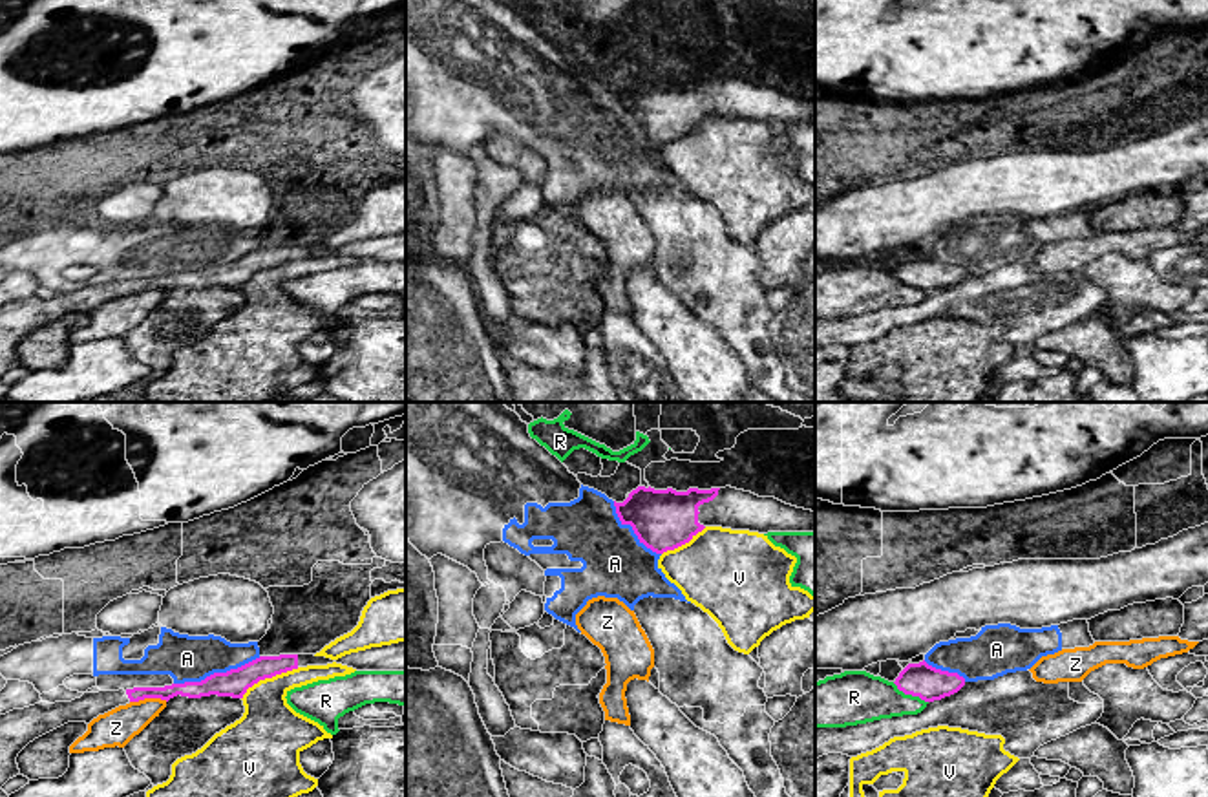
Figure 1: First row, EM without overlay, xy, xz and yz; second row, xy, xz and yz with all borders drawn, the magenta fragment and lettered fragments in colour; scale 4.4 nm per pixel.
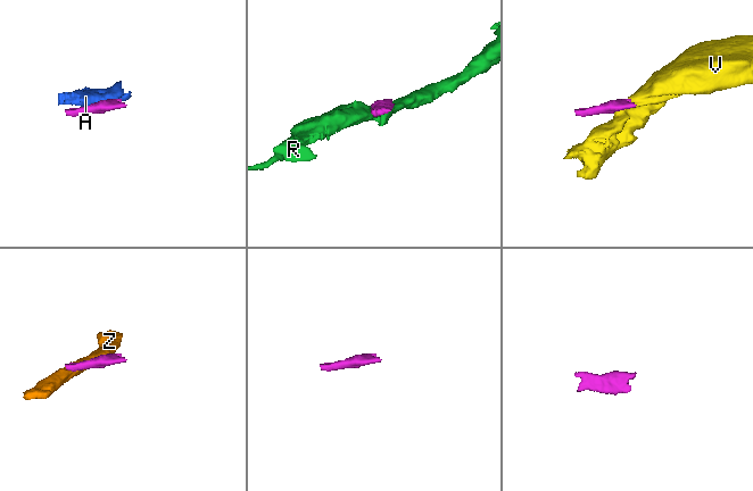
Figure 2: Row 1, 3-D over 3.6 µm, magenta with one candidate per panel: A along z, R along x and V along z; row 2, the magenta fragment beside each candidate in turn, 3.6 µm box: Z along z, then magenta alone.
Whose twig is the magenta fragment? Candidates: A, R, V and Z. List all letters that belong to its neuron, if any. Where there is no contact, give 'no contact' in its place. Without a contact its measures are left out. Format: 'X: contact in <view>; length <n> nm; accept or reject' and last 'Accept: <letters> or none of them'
A: contact in xy; length 400 nm; reject
R: contact in yz; length 180 nm; reject
V: contact in xy; length 300 nm; reject
Z: contact in xy; length 170 nm; reject
Accept: none of them

